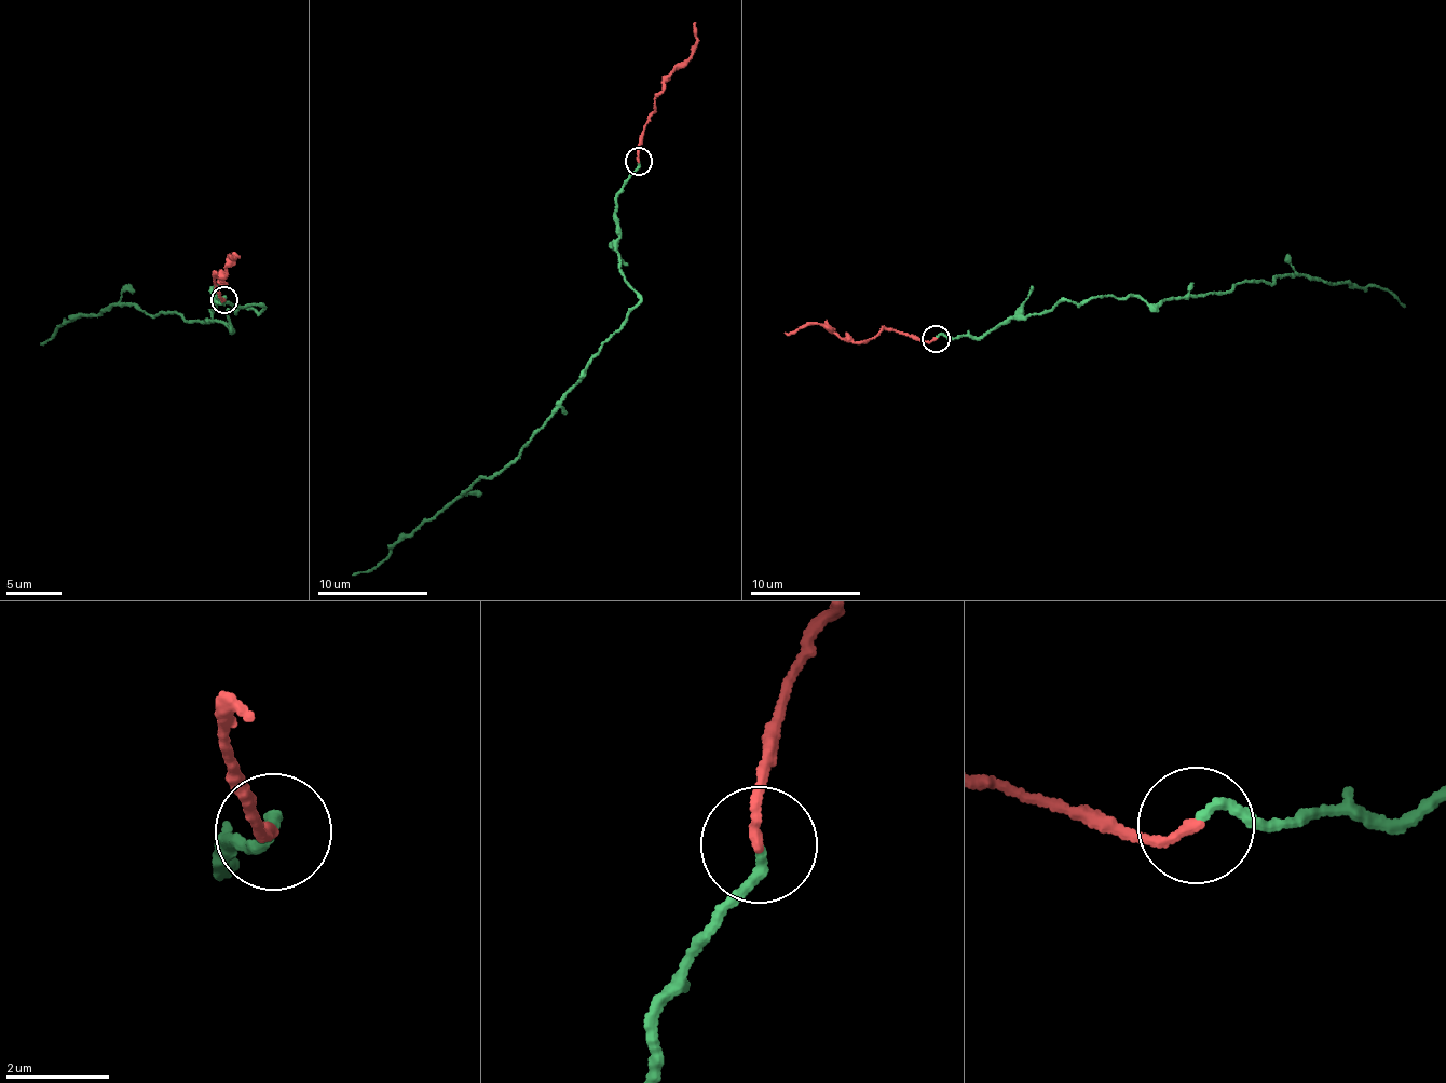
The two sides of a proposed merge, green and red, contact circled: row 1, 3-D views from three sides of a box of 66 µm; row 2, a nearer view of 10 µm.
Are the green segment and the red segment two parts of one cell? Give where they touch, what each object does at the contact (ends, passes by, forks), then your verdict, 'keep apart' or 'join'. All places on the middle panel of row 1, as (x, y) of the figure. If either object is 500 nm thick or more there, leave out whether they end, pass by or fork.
at (638, 161); green ends there; red ends there; join

